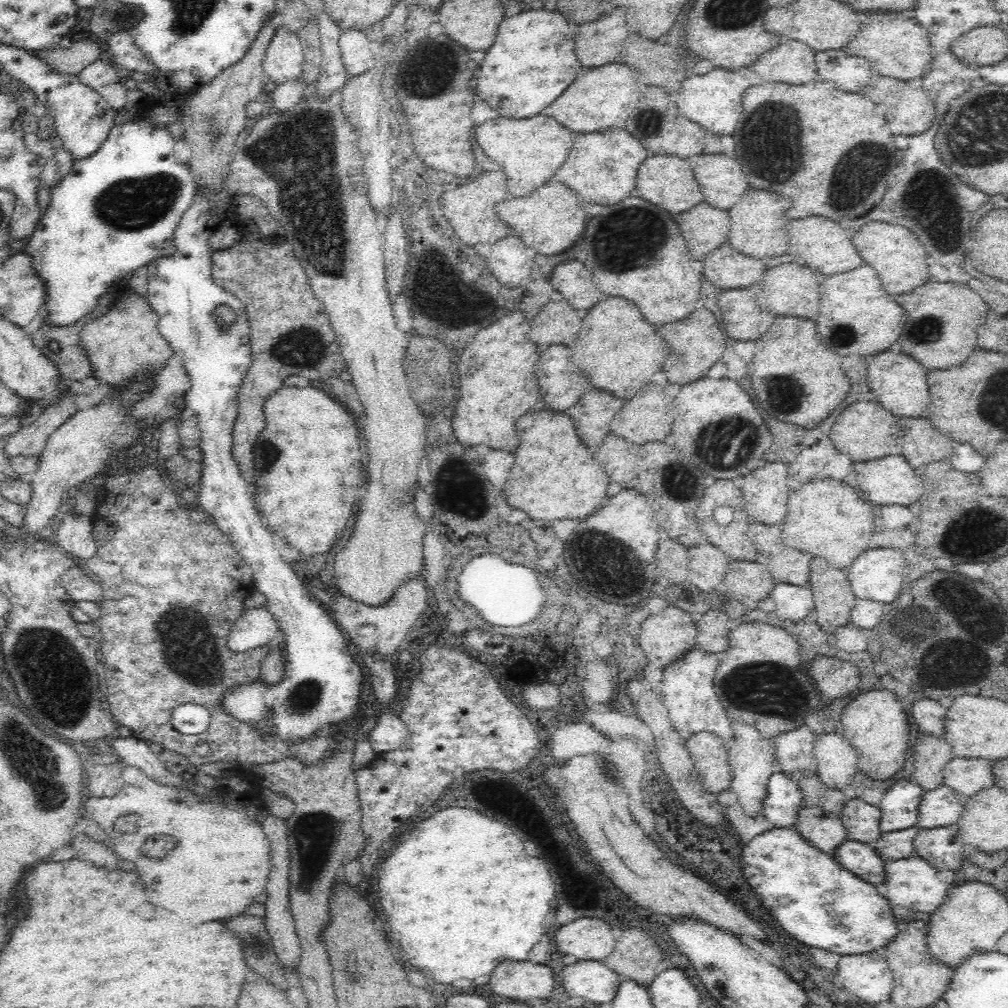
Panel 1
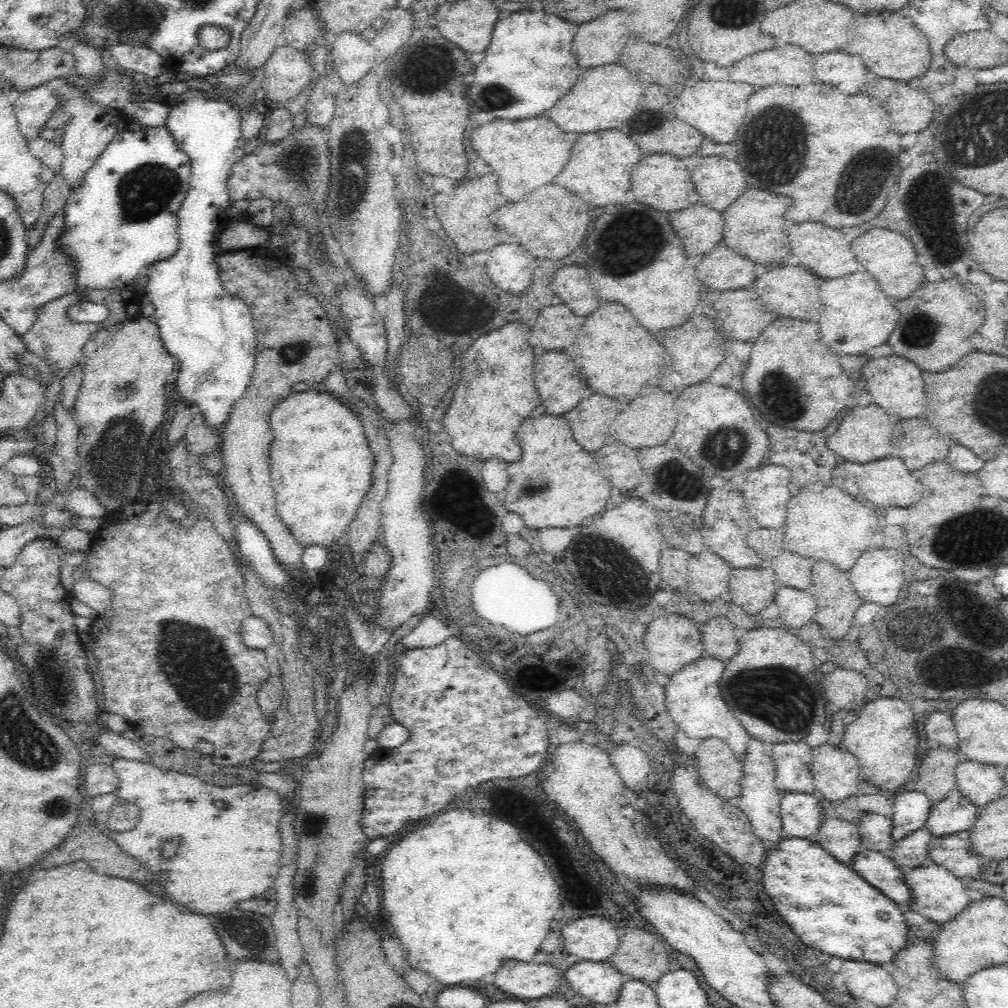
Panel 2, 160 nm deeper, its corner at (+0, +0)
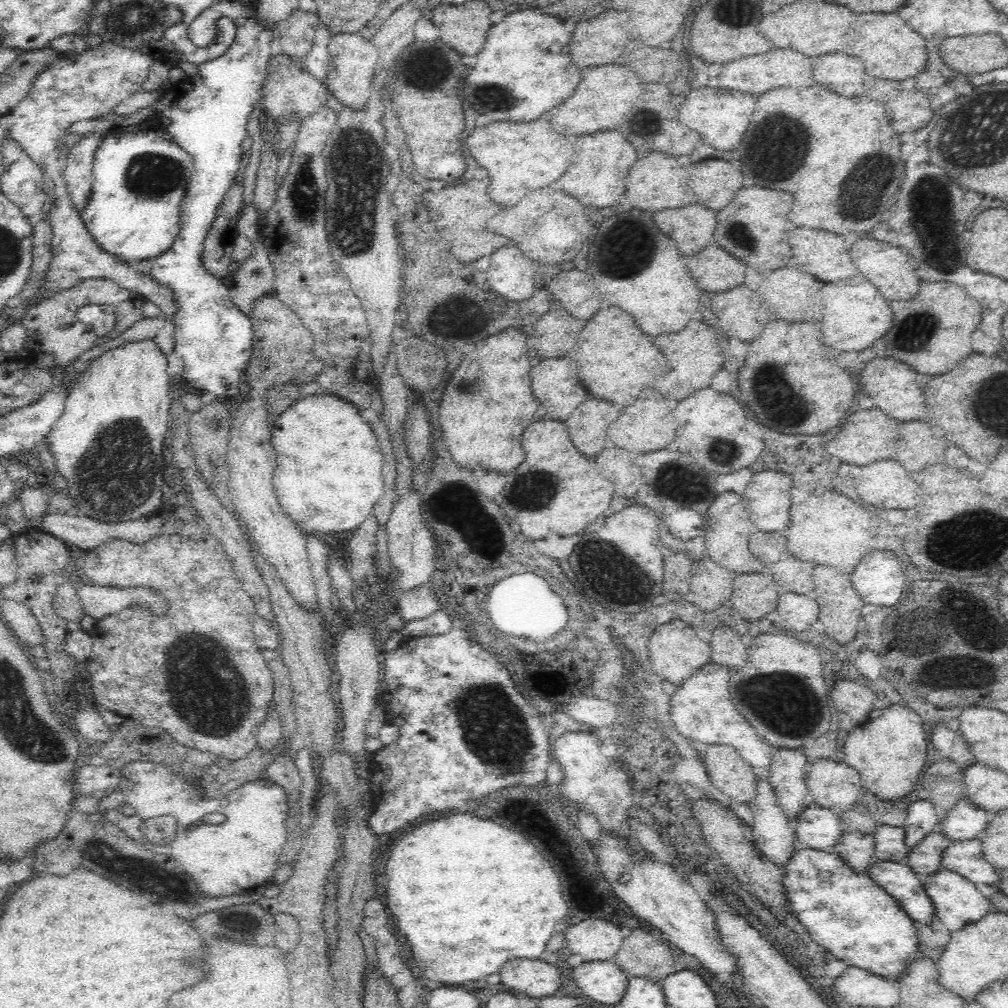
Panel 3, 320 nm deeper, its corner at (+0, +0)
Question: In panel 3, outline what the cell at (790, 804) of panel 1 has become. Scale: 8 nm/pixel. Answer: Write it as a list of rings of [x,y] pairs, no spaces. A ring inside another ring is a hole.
[[[814,804],[802,812],[793,829],[798,846],[827,852],[832,851],[846,834],[836,815]]]

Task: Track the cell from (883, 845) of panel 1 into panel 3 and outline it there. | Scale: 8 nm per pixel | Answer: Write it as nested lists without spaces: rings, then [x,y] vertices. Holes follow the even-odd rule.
[[[941,831],[932,832],[924,842],[912,847],[906,857],[908,866],[922,878],[936,874],[942,870],[942,853],[950,846],[952,842]]]

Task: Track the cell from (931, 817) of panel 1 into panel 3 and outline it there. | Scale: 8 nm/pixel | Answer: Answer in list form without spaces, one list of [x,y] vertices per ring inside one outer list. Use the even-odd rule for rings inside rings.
[[[968,796],[960,799],[951,813],[942,814],[938,831],[952,843],[976,840],[988,828],[993,815],[972,803]]]

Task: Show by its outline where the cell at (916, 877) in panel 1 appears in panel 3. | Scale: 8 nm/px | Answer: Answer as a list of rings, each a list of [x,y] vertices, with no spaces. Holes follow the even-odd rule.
[[[940,870],[936,874],[923,878],[926,893],[932,899],[935,918],[950,931],[962,930],[967,924],[978,922],[986,914],[993,912],[990,899],[978,892],[976,886],[954,871]]]

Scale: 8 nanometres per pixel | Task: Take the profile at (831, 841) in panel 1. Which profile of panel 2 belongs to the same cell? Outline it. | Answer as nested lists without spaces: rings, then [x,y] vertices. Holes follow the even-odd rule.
[[[825,818],[822,828],[817,833],[809,842],[828,851],[842,864],[851,866],[854,857],[863,850],[859,829],[850,822]]]

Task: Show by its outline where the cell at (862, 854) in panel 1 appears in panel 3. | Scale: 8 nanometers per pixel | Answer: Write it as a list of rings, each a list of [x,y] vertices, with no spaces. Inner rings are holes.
[[[876,859],[868,867],[867,874],[899,902],[902,910],[913,921],[931,925],[936,919],[935,908],[932,899],[926,893],[923,878],[908,865]]]

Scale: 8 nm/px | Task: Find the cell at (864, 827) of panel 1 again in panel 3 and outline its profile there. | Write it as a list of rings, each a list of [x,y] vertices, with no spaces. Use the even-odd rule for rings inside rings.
[[[878,825],[873,836],[876,841],[874,856],[877,860],[898,863],[912,850],[906,845],[905,829]]]

